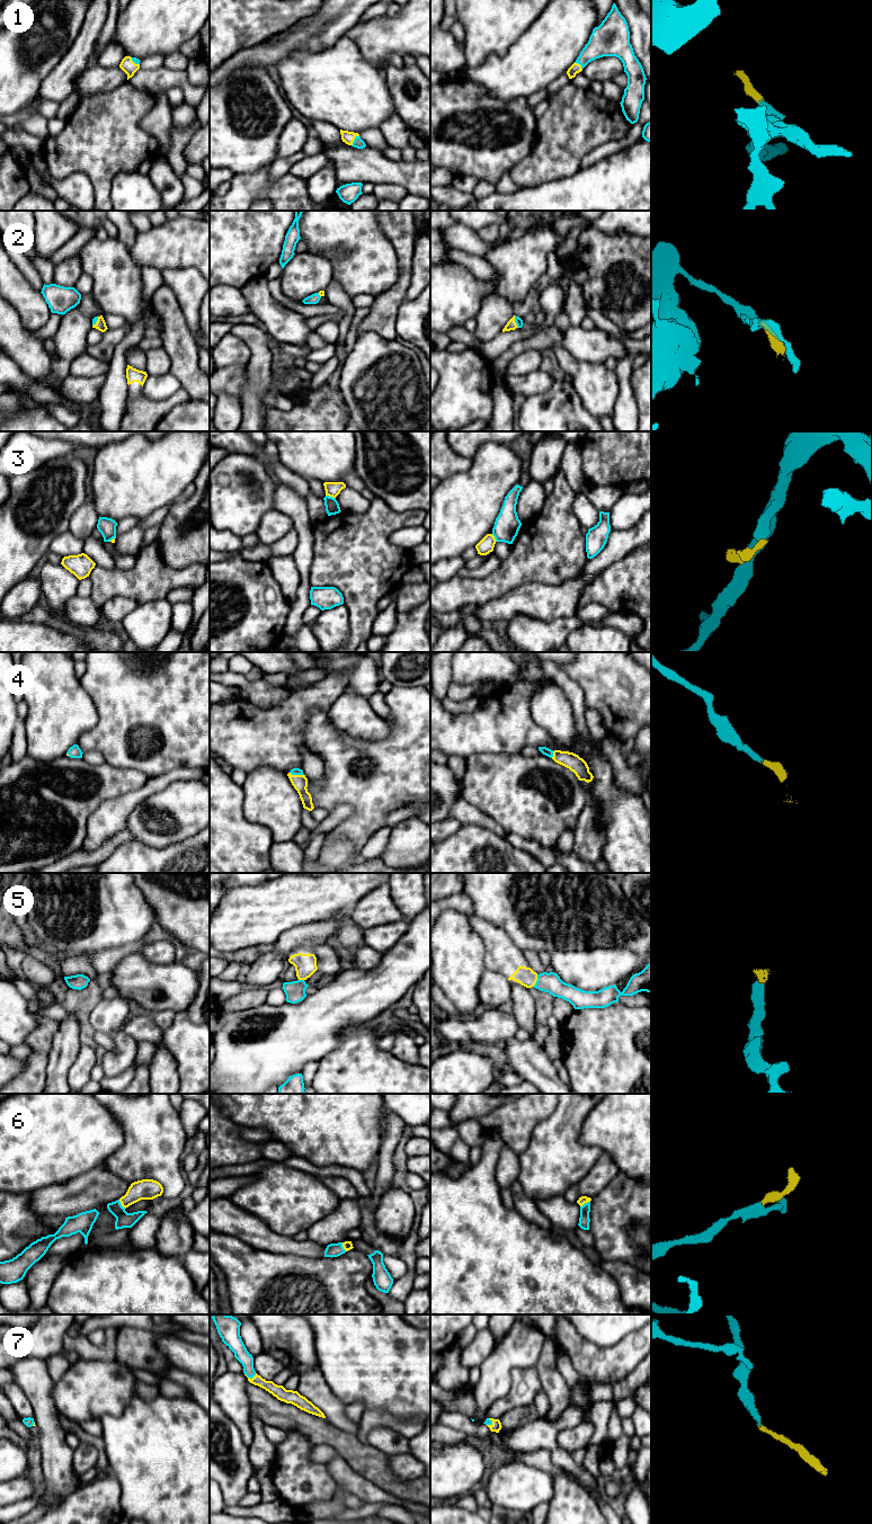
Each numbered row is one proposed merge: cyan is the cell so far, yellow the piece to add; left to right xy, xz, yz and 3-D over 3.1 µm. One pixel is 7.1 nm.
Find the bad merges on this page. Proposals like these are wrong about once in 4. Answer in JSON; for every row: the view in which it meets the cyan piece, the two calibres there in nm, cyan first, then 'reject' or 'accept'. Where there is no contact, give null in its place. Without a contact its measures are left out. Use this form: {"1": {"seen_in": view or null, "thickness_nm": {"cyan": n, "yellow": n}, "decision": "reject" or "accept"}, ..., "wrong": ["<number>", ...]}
{"1": {"seen_in": "xz", "thickness_nm": {"cyan": 70, "yellow": 90}, "decision": "accept"}, "2": {"seen_in": "yz", "thickness_nm": {"cyan": 50, "yellow": 70}, "decision": "accept"}, "3": {"seen_in": "xz", "thickness_nm": {"cyan": 100, "yellow": 110}, "decision": "reject"}, "4": {"seen_in": "xz", "thickness_nm": {"cyan": 50, "yellow": 110}, "decision": "accept"}, "5": {"seen_in": "yz", "thickness_nm": {"cyan": 140, "yellow": 140}, "decision": "accept"}, "6": {"seen_in": "xy", "thickness_nm": {"cyan": 110, "yellow": 140}, "decision": "accept"}, "7": {"seen_in": "xz", "thickness_nm": {"cyan": 100, "yellow": 90}, "decision": "accept"}, "wrong": ["3"]}

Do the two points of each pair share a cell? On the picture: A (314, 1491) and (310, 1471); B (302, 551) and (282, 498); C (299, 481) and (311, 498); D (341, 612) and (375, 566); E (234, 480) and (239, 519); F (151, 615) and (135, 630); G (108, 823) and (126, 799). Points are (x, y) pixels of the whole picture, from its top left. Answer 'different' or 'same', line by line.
A: same
B: same
C: different
D: different
E: same
F: same
G: same

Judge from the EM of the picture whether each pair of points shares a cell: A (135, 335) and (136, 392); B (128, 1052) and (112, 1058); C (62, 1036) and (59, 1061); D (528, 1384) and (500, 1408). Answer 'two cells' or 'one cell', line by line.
A: two cells
B: one cell
C: one cell
D: one cell

